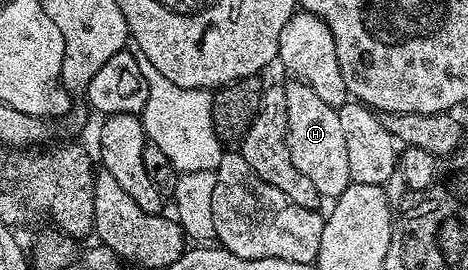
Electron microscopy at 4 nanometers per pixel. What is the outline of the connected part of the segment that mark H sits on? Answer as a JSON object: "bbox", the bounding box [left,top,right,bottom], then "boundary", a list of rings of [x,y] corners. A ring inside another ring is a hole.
{"bbox":[284,80,351,200],"boundary":[[[289,80],[284,83],[287,96],[287,148],[291,152],[291,160],[311,184],[315,184],[315,192],[321,194],[322,199],[336,200],[350,184],[351,167],[347,164],[347,143],[343,137],[343,128],[339,125],[338,107],[323,104],[315,92],[304,82]]]}

